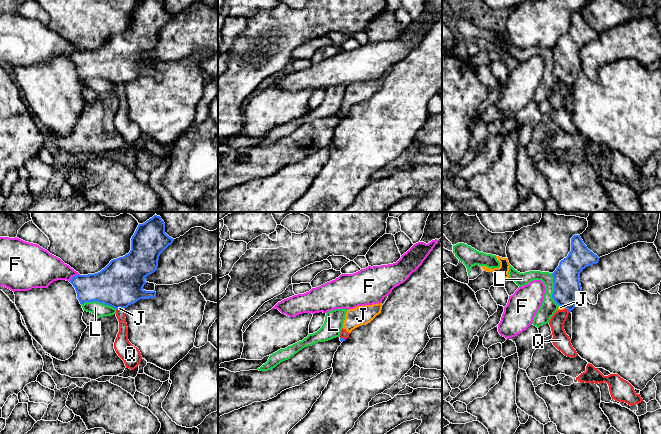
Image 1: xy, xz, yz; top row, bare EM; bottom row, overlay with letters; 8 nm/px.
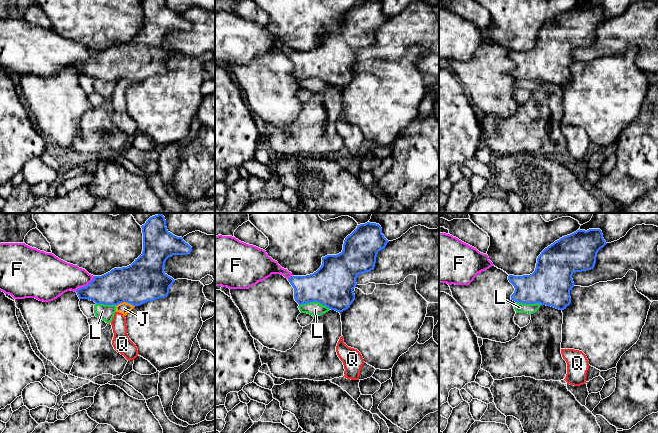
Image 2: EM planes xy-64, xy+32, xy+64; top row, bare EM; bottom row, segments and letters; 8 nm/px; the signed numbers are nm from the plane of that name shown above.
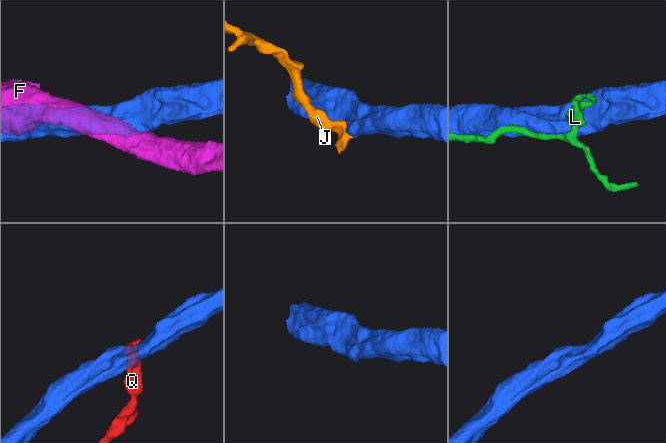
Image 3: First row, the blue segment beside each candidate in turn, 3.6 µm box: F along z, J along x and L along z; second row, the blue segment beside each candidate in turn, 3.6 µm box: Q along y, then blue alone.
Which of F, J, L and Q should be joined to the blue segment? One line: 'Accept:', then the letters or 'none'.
Accept: none

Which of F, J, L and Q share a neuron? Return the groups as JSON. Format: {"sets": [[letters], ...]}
{"sets": [["F"], ["J", "Q"], ["L"]]}

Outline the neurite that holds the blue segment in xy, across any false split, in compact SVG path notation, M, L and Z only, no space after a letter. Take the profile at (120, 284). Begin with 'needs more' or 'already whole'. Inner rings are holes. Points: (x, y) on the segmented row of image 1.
already whole; M154 215L139 224L131 238L128 254L113 259L100 272L76 275L69 281L80 304L98 301L116 310L127 308L140 299L155 298L156 292L143 289L145 278L158 267L160 254L174 239L165 233L165 223Z

